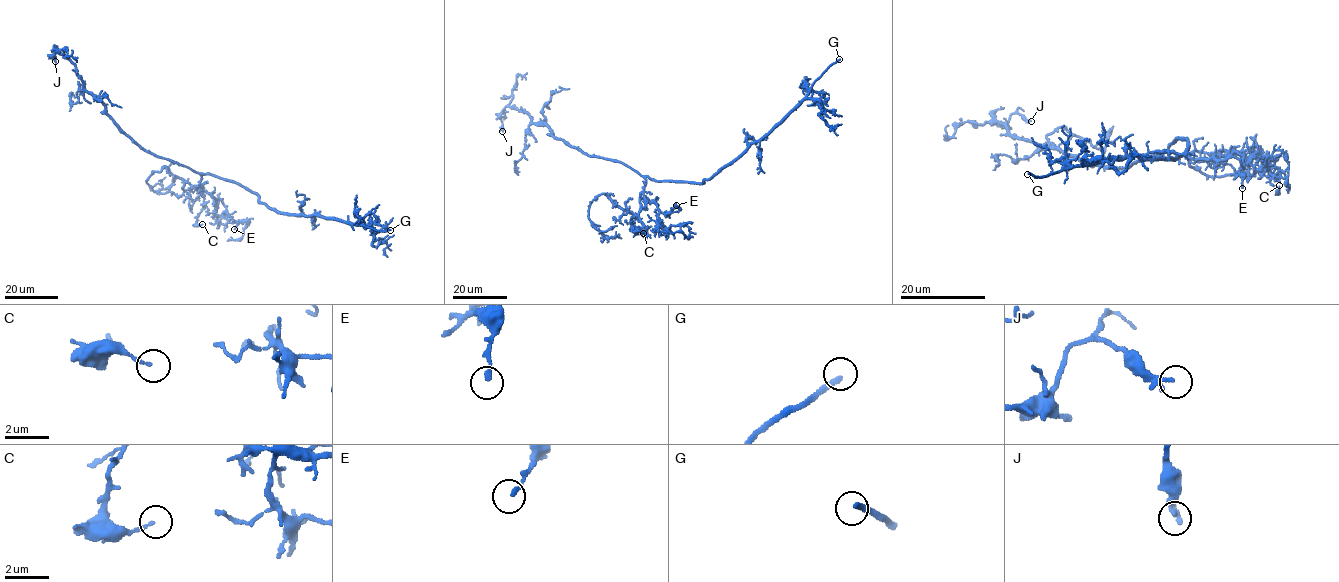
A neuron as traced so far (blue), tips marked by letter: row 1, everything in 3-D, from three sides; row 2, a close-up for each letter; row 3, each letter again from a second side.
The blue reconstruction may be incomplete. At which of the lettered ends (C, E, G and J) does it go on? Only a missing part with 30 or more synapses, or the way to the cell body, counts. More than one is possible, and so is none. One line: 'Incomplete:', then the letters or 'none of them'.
Incomplete: G

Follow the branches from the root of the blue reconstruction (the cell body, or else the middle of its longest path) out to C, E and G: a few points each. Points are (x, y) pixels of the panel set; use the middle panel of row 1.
C: (654, 180), (645, 177), (640, 194), (639, 217), (647, 236), (638, 229), (637, 231), (643, 233)
E: (654, 180), (645, 177), (644, 198), (654, 203), (667, 216), (671, 209), (679, 209), (676, 205)
G: (654, 180), (693, 183), (713, 177), (783, 122), (816, 80), (839, 59)

